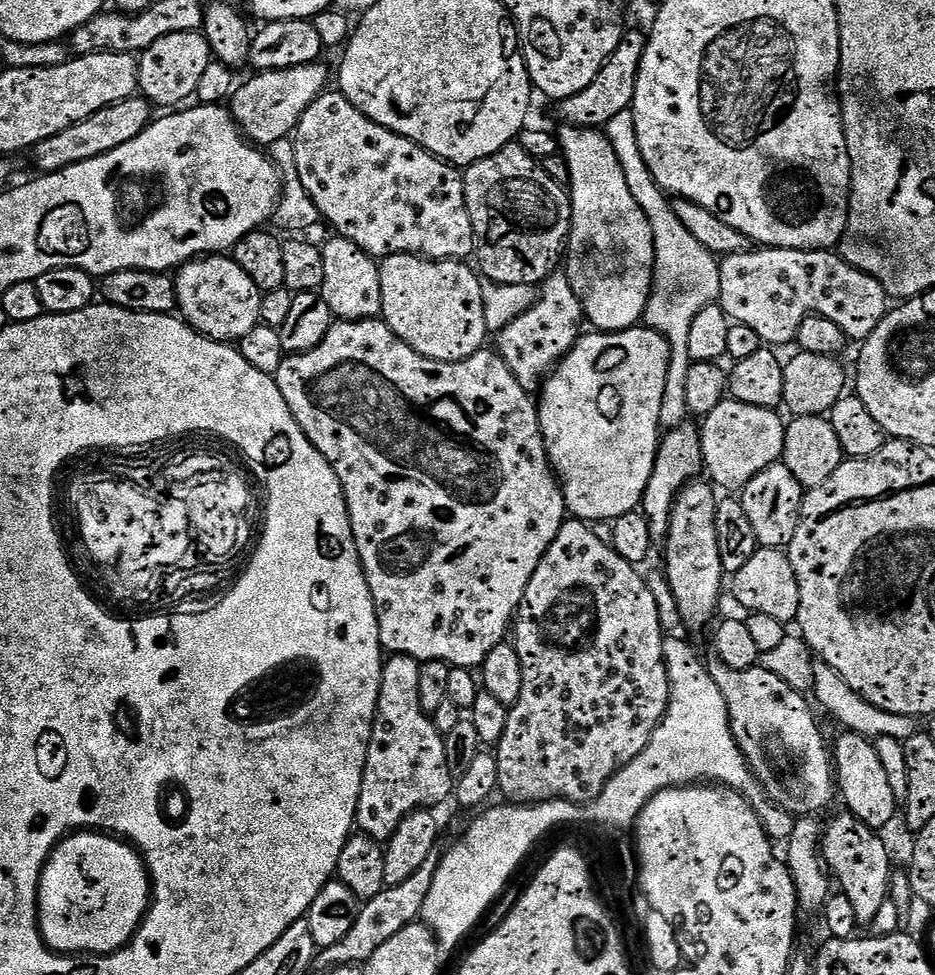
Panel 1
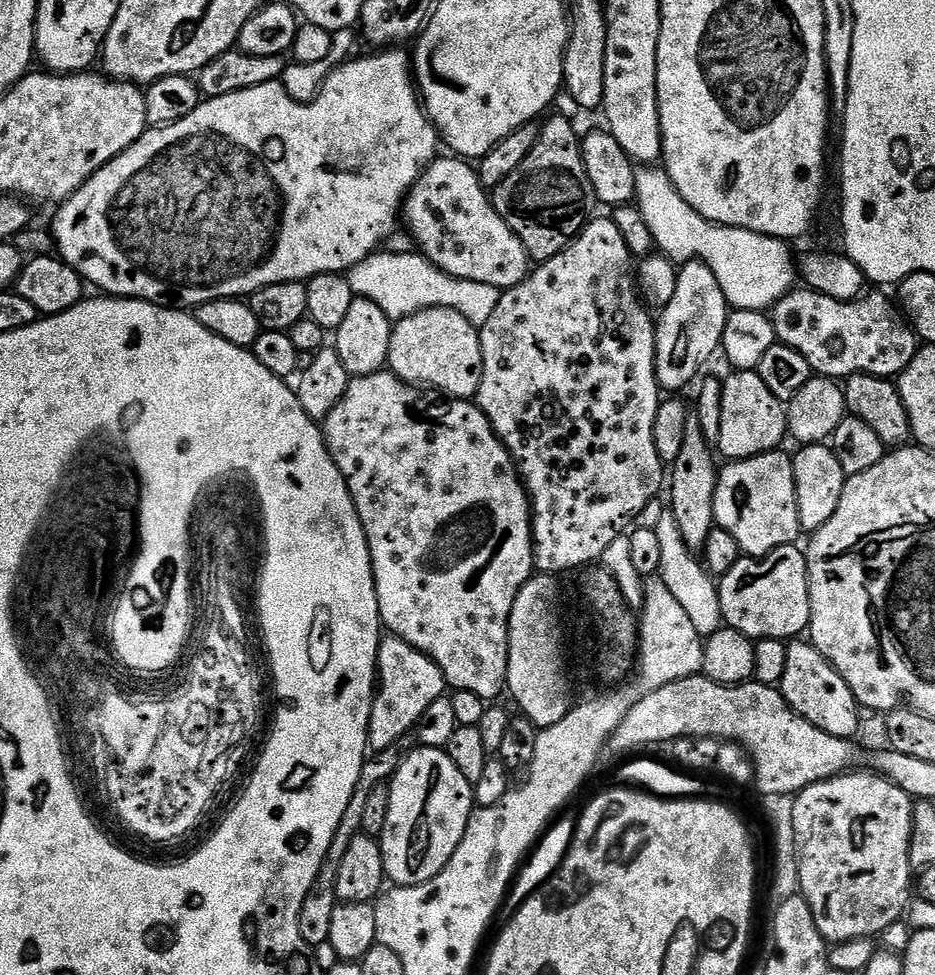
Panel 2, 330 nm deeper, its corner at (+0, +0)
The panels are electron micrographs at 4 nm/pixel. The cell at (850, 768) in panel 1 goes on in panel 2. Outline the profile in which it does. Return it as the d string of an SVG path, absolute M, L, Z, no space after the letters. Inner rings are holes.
M796 638L788 644L786 650L786 670L779 682L779 689L786 703L806 722L826 730L843 740L853 739L860 731L860 705L856 703L846 678L834 670L834 666L810 642L803 644L803 639Z

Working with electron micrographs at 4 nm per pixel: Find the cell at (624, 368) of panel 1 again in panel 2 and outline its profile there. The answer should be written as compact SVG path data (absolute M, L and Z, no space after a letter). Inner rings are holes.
M692 260L677 271L674 298L670 298L670 302L662 309L655 321L656 381L659 382L661 389L665 393L679 393L676 391L679 388L686 387L692 379L695 381L701 375L701 373L699 374L700 367L715 352L717 355L721 351L729 311L728 299L722 294L722 286L718 286L718 278L714 278L714 270L710 270L710 266L706 266L703 260Z

